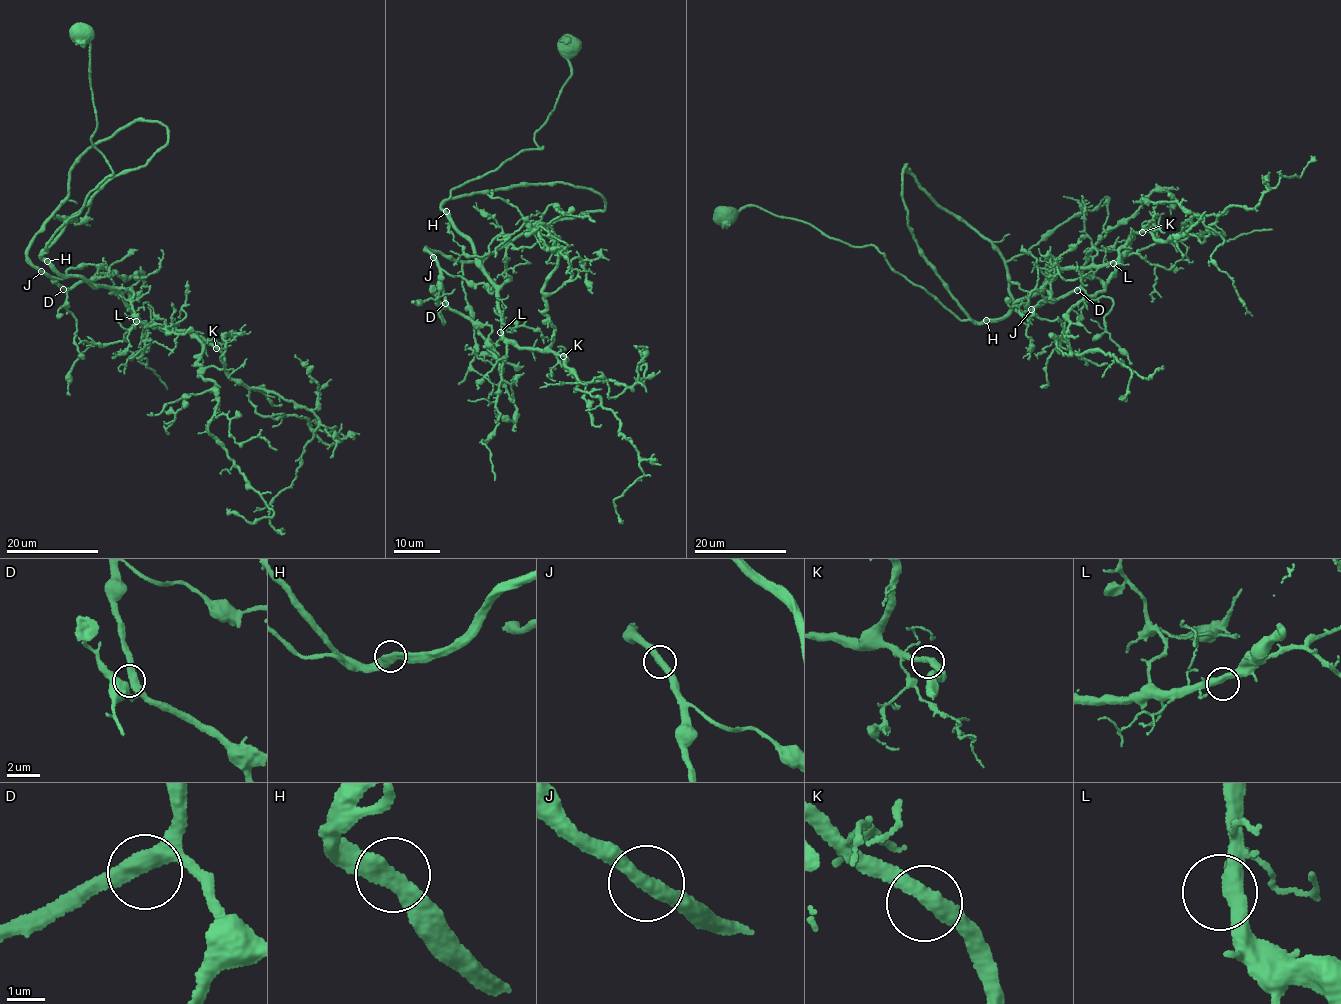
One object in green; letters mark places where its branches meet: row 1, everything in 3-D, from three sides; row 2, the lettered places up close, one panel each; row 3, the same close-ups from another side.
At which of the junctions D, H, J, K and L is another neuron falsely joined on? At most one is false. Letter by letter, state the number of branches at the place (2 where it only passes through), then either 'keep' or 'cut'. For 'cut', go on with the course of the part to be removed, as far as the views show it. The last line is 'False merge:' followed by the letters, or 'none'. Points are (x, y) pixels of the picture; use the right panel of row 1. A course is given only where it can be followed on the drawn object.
D: 2 branches meet; keep
H: 2 branches meet; keep
J: 2 branches meet; keep
K: 2 branches meet; keep
L: 2 branches meet; keep
False merge: none

